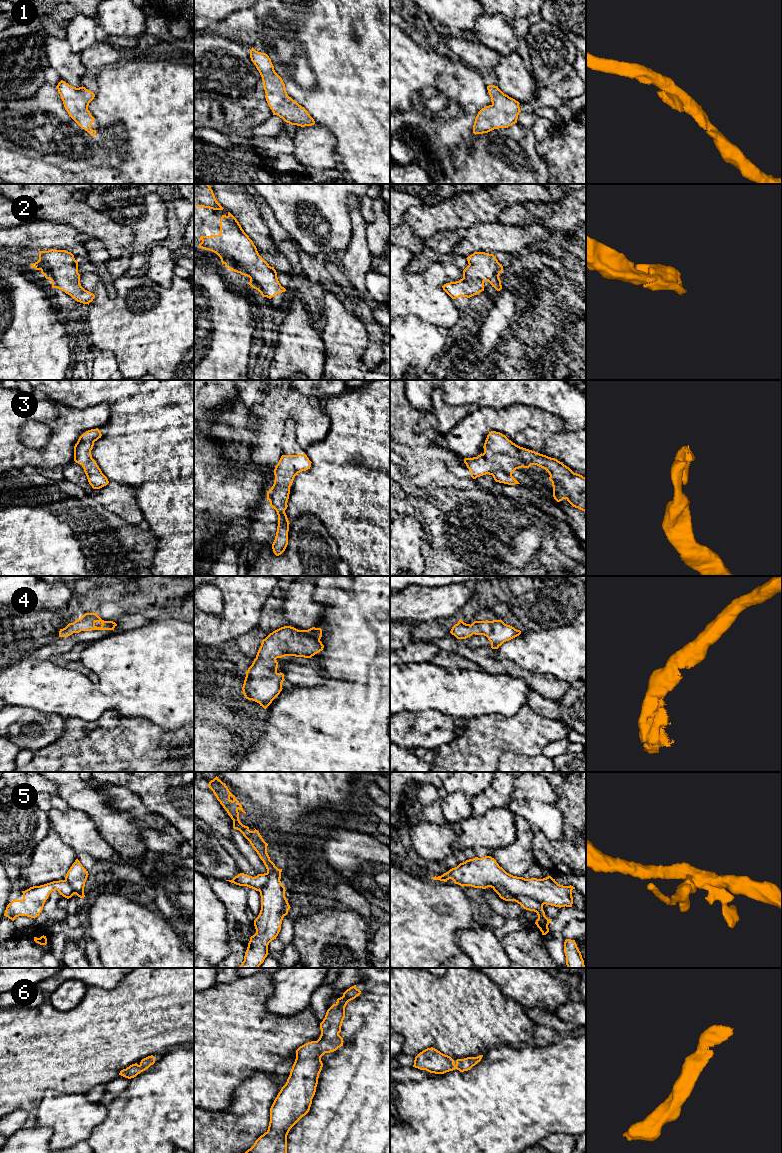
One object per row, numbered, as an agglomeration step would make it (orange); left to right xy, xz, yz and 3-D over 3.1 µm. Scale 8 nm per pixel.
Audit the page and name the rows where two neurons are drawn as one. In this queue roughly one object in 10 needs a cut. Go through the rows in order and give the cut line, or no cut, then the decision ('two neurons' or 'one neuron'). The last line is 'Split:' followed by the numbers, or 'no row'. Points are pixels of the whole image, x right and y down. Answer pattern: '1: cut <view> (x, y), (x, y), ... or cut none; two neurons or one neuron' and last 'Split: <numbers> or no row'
1: cut none; one neuron
2: cut none; one neuron
3: cut none; one neuron
4: cut none; one neuron
5: cut yz (492, 887), (499, 886), (515, 895), (527, 895), (543, 904); two neurons
6: cut none; one neuron
Split: 5

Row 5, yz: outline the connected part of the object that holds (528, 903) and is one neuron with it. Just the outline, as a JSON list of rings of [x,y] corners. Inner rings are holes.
[[[494,886],[493,890],[499,895],[501,899],[505,901],[515,901],[524,909],[536,912],[538,919],[536,920],[535,924],[542,932],[542,935],[546,935],[549,932],[548,925],[552,919],[548,919],[545,916],[545,912],[543,910],[544,904],[526,895],[512,895],[499,886]]]

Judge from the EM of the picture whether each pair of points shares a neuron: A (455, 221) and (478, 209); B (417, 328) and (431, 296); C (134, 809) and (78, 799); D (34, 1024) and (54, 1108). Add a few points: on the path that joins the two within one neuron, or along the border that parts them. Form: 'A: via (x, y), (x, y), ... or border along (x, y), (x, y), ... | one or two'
A: via (461, 221), (472, 210) | one
B: border along (400, 315), (415, 315), (442, 329) | two
C: border along (96, 789), (109, 796), (115, 808), (133, 817) | two
D: border along (73, 1093), (59, 1093), (47, 1090), (35, 1108) | two

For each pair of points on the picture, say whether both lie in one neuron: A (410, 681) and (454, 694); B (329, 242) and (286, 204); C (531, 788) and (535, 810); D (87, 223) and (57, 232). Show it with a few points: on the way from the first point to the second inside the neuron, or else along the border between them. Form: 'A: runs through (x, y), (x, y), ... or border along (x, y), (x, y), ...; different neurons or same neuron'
A: runs through (421, 686), (443, 688); same neuron
B: runs through (318, 231), (297, 210); same neuron
C: border along (513, 799), (539, 800), (553, 804); different neurons
D: border along (52, 221), (67, 223), (87, 237); different neurons

